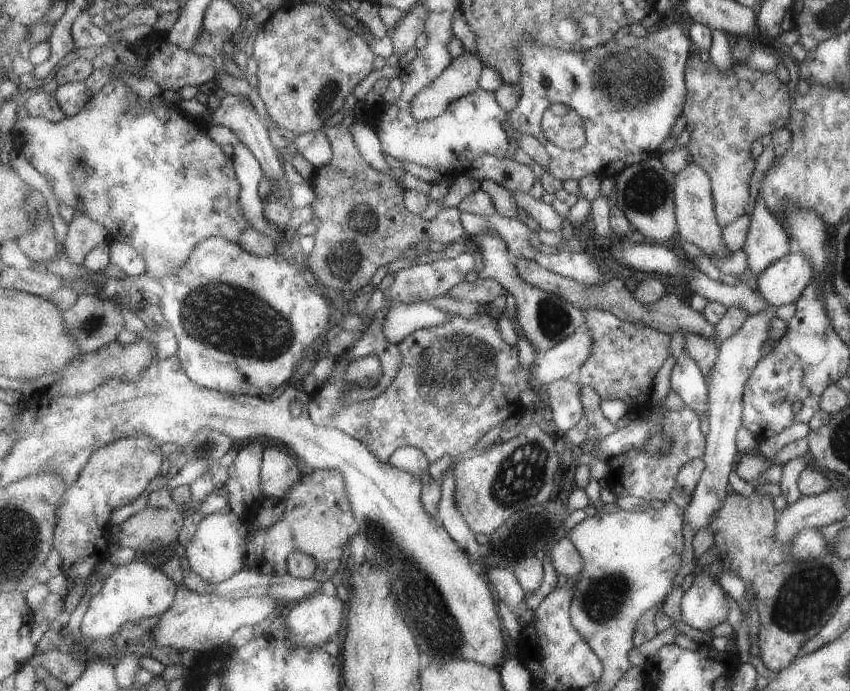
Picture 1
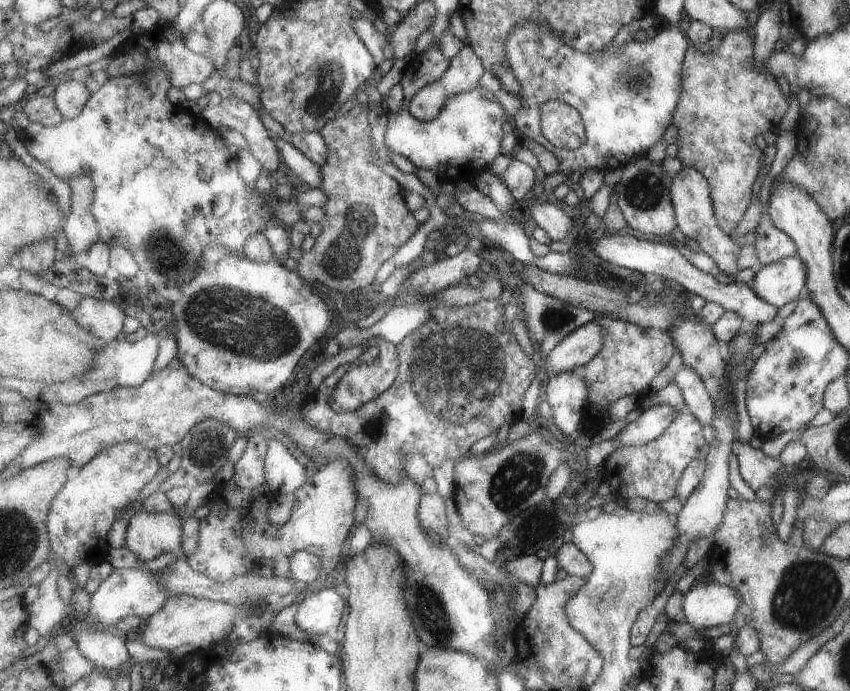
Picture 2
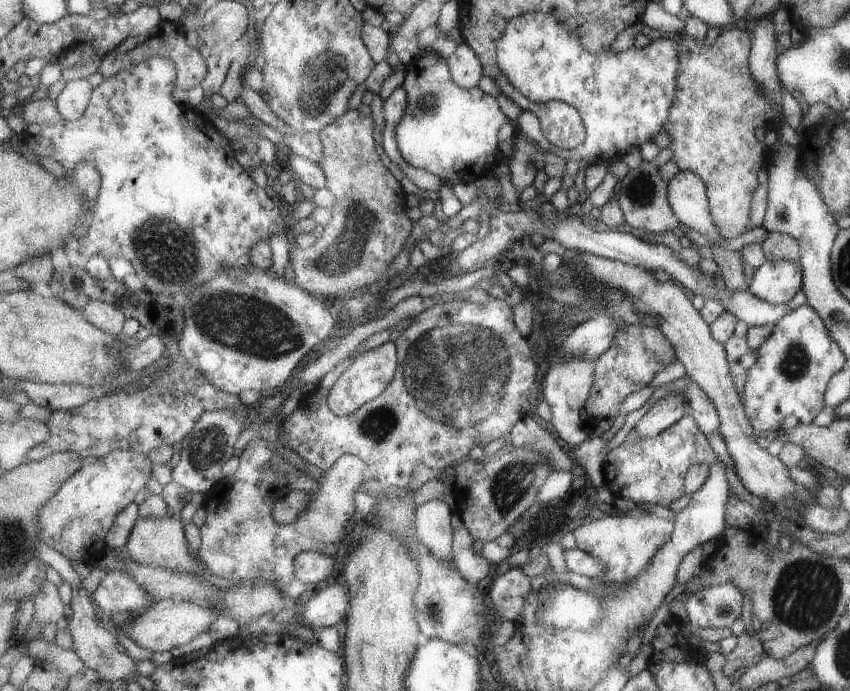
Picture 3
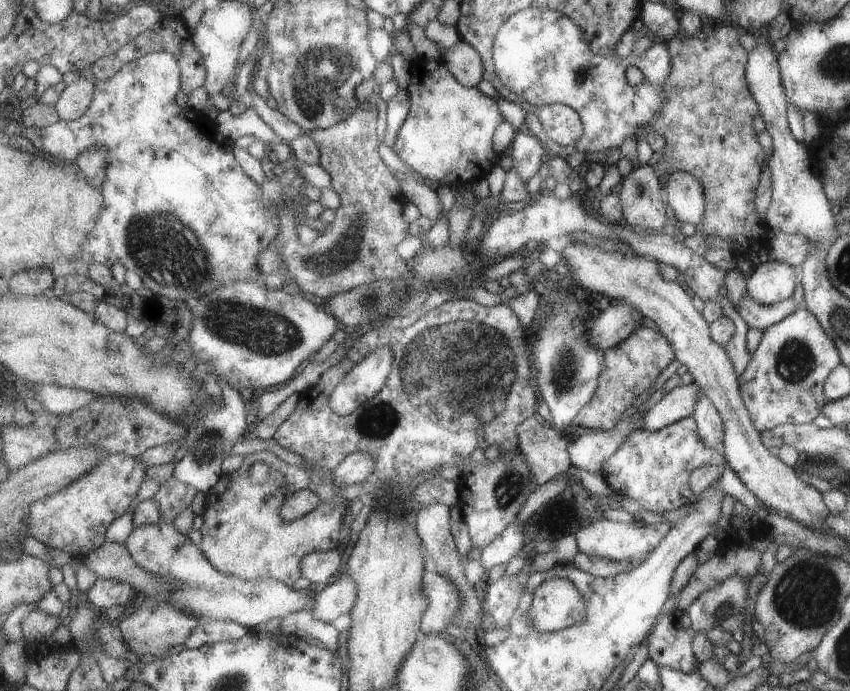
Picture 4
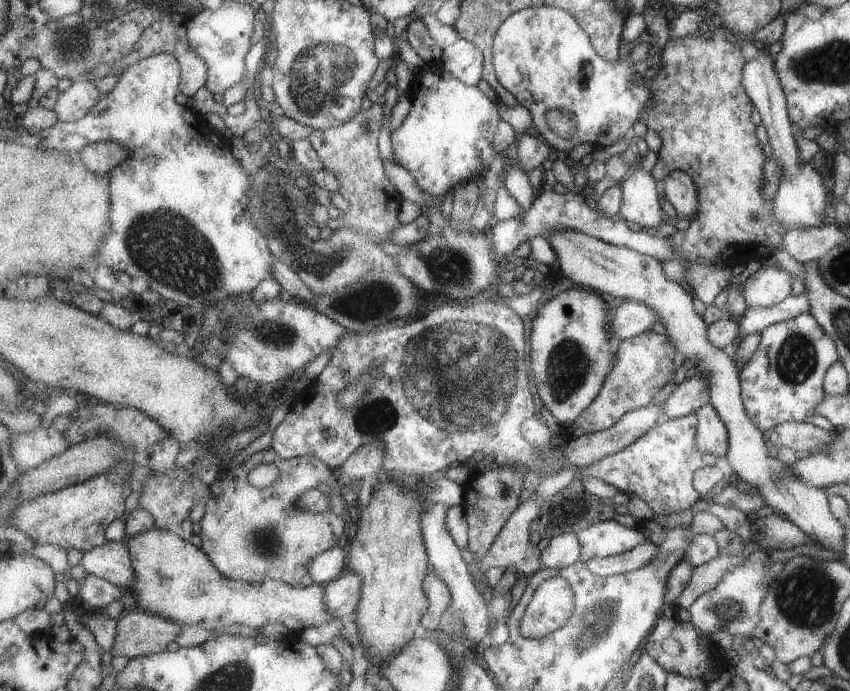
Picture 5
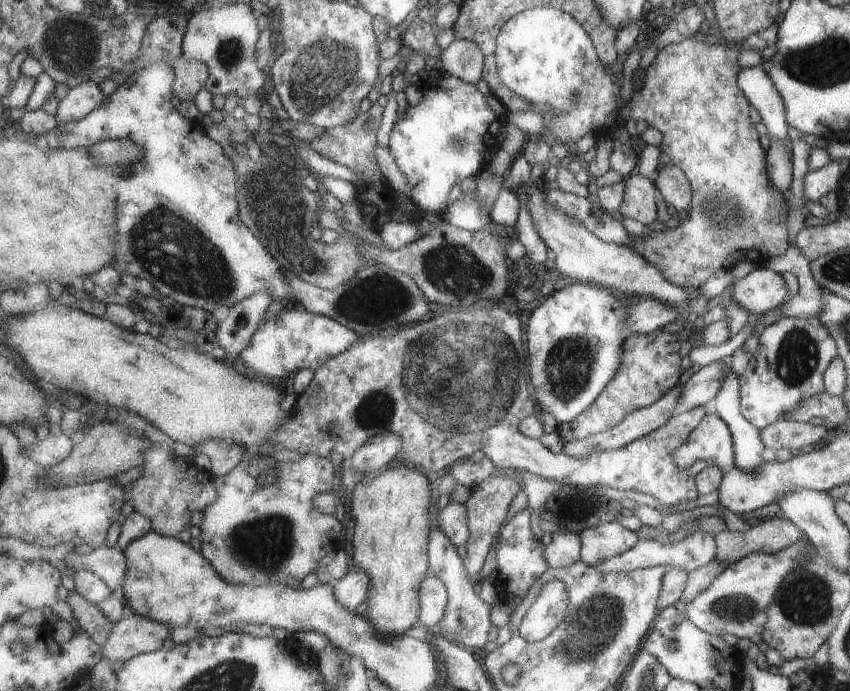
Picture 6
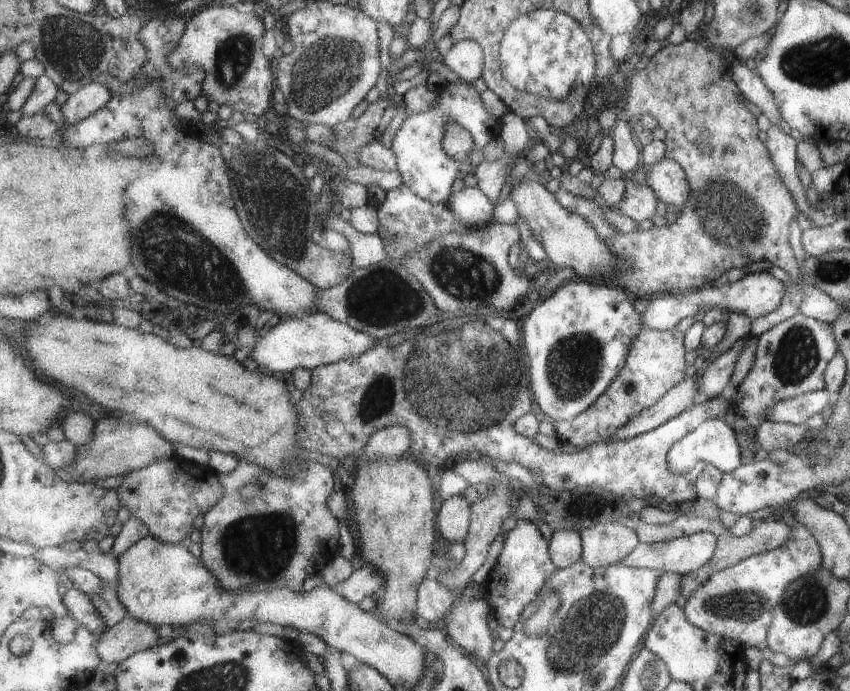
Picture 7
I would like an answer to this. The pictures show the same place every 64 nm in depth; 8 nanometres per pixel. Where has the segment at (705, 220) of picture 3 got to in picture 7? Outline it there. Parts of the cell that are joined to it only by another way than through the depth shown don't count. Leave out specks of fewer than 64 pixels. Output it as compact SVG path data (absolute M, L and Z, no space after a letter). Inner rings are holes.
M663 158L661 162L657 162L653 170L647 174L647 182L663 204L671 204L683 210L685 202L689 202L689 176L685 174L685 168L675 160Z

